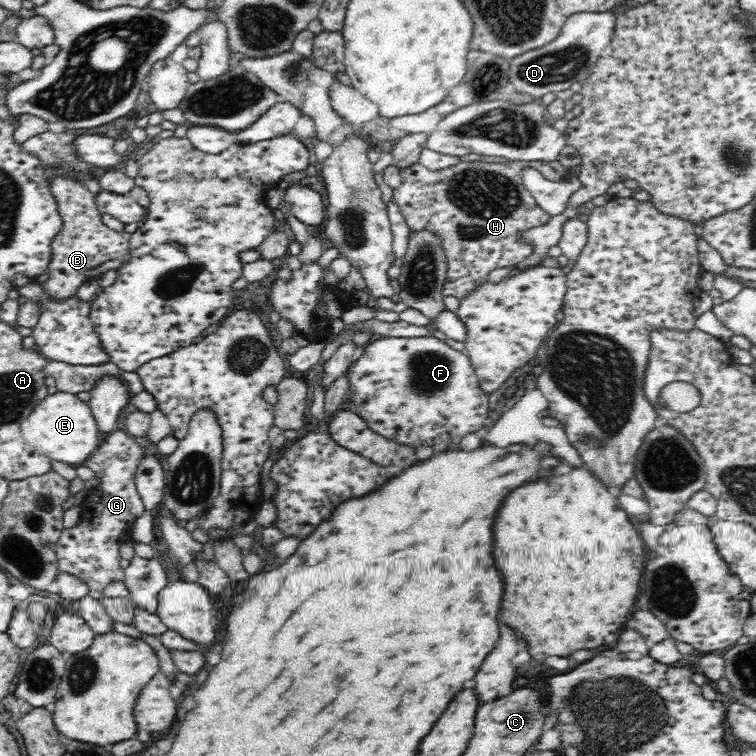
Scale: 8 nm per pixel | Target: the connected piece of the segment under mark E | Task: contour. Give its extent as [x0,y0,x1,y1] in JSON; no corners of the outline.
[21,390,100,465]

